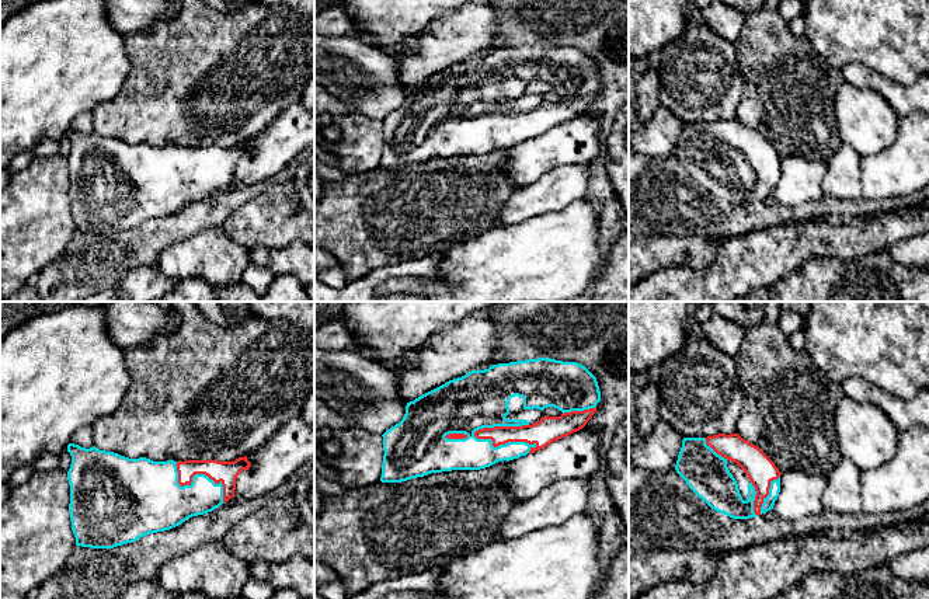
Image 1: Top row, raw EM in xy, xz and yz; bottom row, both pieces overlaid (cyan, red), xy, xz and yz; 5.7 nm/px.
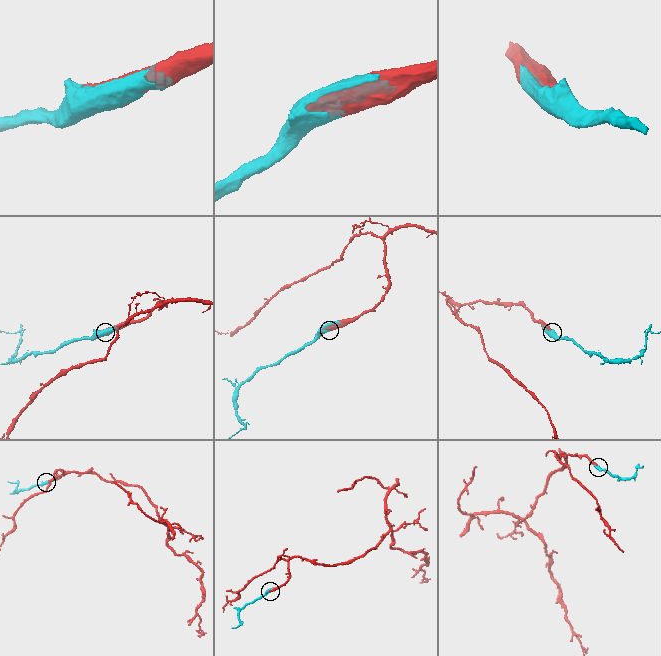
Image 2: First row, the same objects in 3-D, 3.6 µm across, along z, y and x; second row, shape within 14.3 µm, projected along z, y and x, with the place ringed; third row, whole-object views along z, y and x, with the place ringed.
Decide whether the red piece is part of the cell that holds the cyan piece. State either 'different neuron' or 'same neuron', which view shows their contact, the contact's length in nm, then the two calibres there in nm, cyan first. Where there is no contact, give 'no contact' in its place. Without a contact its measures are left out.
same neuron; contact in xz; length 380 nm; calibres 260 and 140 nm

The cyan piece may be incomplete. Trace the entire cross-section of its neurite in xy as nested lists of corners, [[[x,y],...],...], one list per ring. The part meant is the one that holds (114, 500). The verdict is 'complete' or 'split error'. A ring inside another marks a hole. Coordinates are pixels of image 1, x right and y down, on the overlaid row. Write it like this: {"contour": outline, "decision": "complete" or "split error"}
{"contour": [[[74,443],[67,445],[67,452],[72,456],[67,471],[72,530],[76,546],[91,548],[114,548],[212,512],[234,497],[237,476],[251,467],[247,456],[234,462],[153,462]]], "decision": "split error"}

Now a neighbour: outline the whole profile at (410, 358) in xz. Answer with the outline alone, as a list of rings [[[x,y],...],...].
[[[417,349],[404,351],[399,358],[386,362],[389,366],[414,368],[418,363],[420,355]]]

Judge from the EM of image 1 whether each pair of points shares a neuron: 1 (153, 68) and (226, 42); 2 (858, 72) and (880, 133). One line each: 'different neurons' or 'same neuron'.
1: same neuron
2: different neurons

